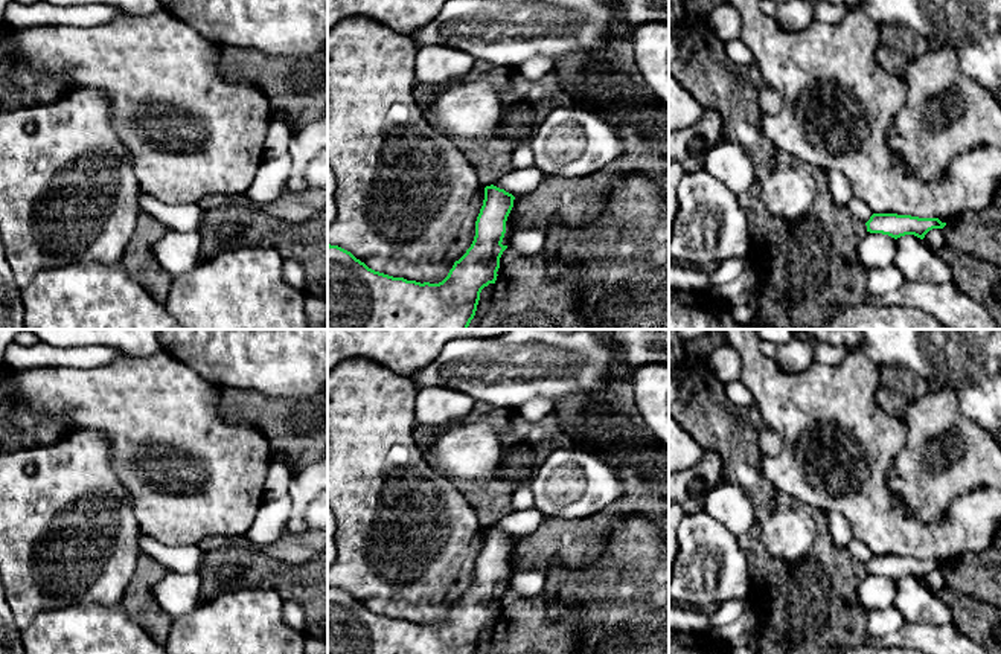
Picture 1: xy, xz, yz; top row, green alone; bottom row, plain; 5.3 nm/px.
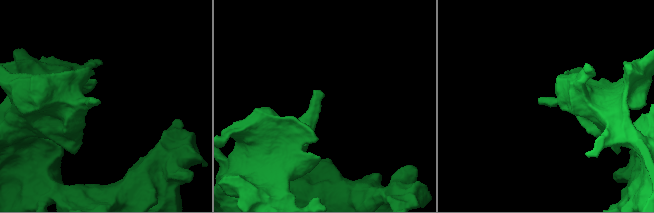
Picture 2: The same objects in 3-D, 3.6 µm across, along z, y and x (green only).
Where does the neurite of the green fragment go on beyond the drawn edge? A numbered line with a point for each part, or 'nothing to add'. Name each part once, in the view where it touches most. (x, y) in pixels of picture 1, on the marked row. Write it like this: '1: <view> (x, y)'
nothing to add

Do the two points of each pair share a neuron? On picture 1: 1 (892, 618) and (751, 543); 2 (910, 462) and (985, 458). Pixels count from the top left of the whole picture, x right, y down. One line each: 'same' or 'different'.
1: different
2: same

